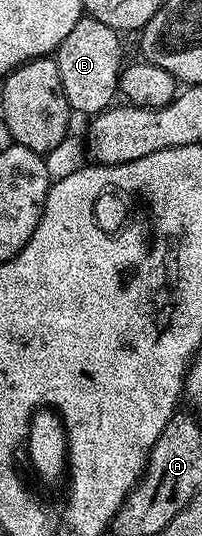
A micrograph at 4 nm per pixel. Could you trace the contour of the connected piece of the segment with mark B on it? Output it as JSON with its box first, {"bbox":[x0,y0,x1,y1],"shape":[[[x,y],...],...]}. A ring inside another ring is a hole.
{"bbox":[57,16,125,115],"shape":[[[84,16],[77,24],[73,24],[73,32],[69,32],[65,40],[61,40],[57,51],[61,84],[65,88],[67,103],[76,115],[100,114],[116,101],[121,67],[125,62],[119,38],[120,31],[109,28],[109,24],[101,24],[101,20]]]}

